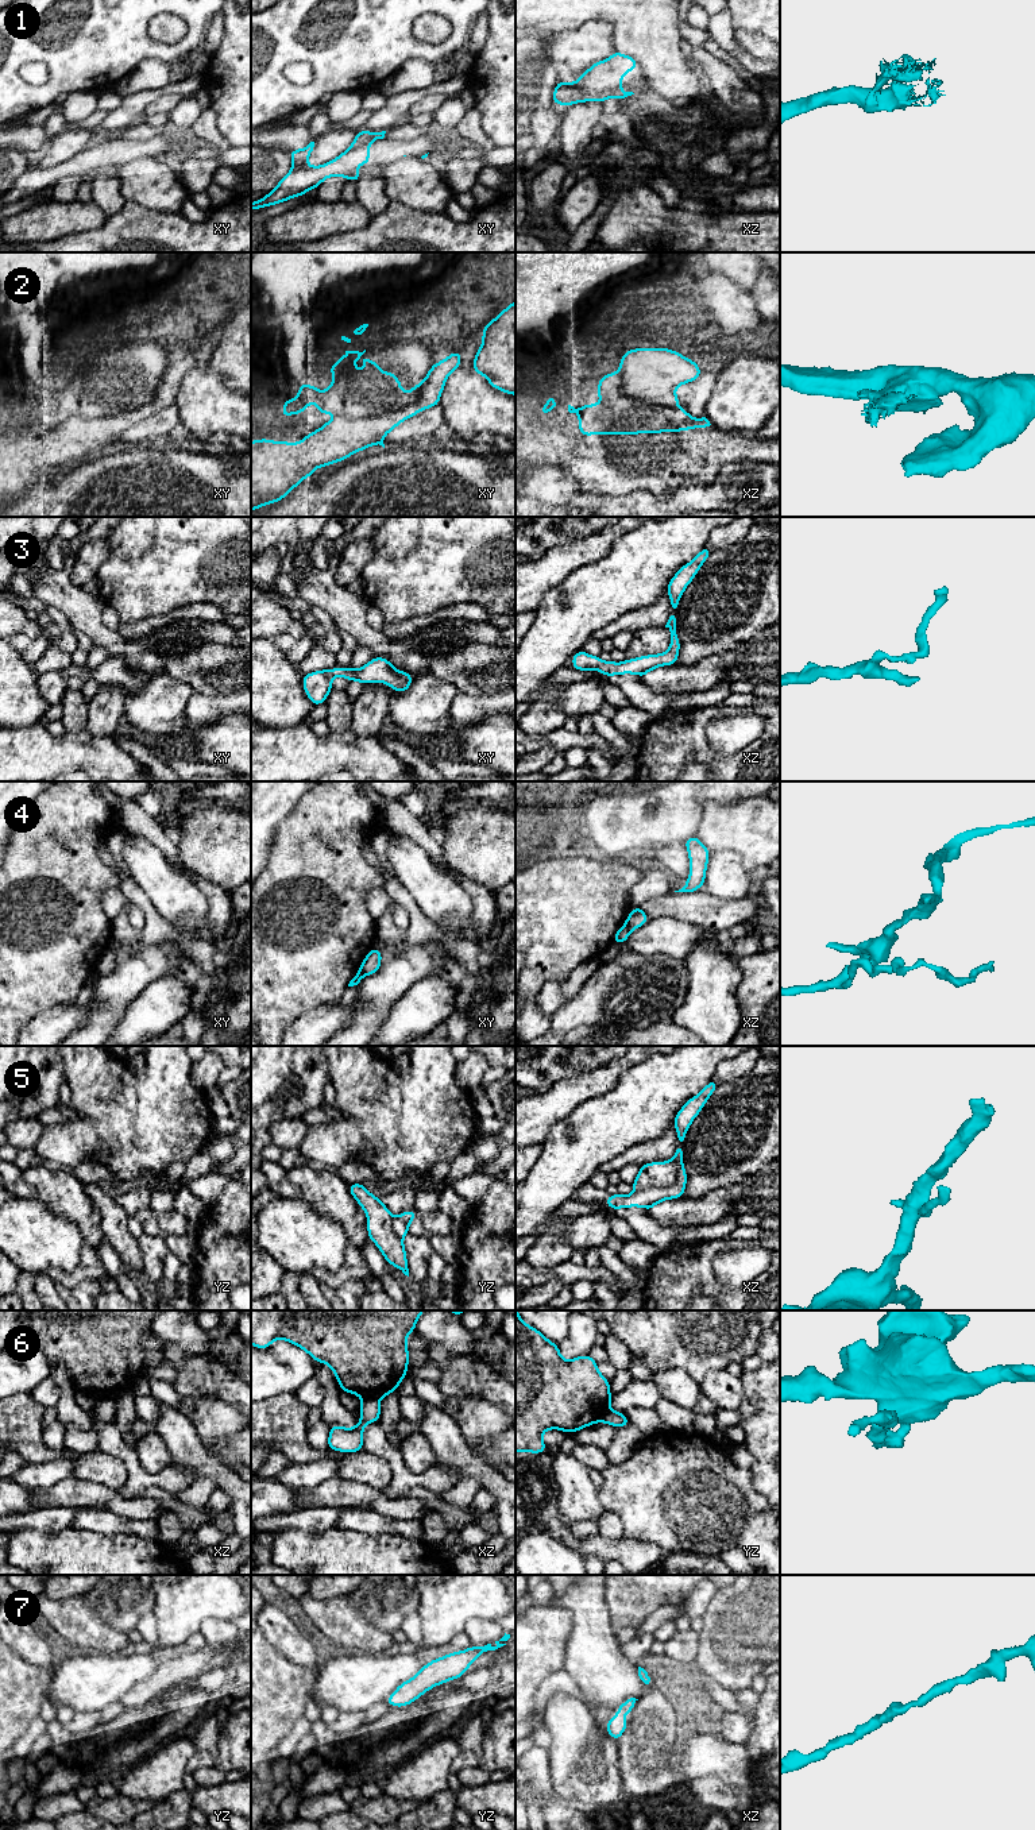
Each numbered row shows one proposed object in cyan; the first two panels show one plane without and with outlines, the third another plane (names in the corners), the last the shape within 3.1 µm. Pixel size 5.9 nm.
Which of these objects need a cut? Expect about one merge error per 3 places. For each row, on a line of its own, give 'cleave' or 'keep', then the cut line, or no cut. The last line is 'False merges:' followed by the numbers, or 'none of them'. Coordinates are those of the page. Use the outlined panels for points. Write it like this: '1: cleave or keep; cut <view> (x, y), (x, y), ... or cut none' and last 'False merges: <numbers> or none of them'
1: keep; cut none
2: cleave; cut xy (424, 382), (418, 396), (401, 408), (370, 416), (343, 417)
3: keep; cut none
4: cleave; cut xy (360, 968), (365, 975)
5: cleave; cut xz (676, 1162), (676, 1180), (672, 1184), (634, 1192)
6: cleave; cut xz (362, 1396), (373, 1396), (378, 1400)
7: keep; cut none
False merges: 2, 4, 5, 6

